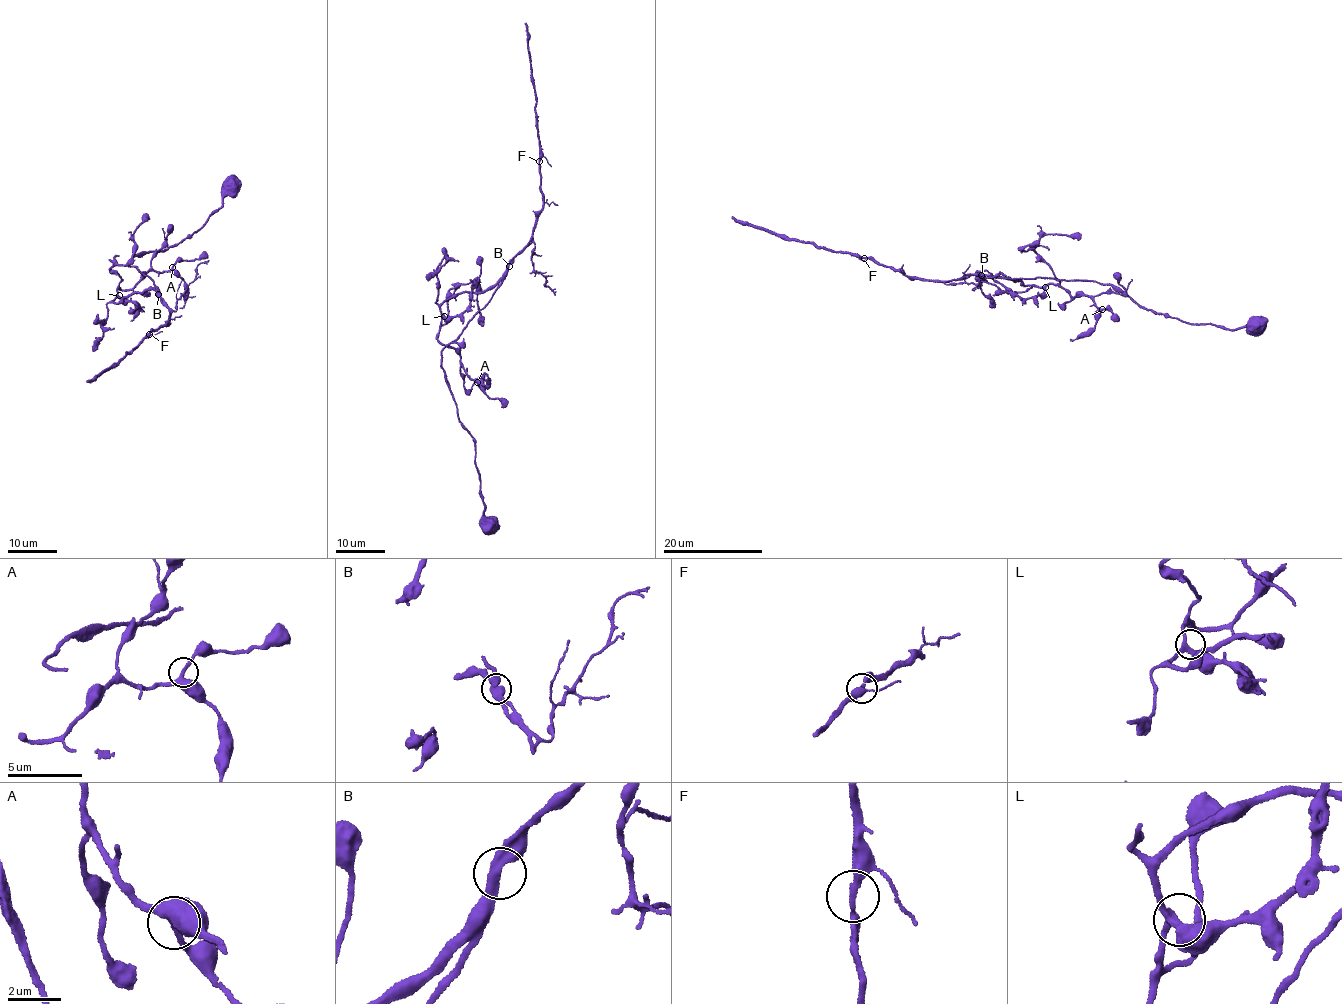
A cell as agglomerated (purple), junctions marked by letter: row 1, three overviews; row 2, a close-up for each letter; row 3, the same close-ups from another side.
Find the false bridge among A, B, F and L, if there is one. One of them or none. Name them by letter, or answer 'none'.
none

